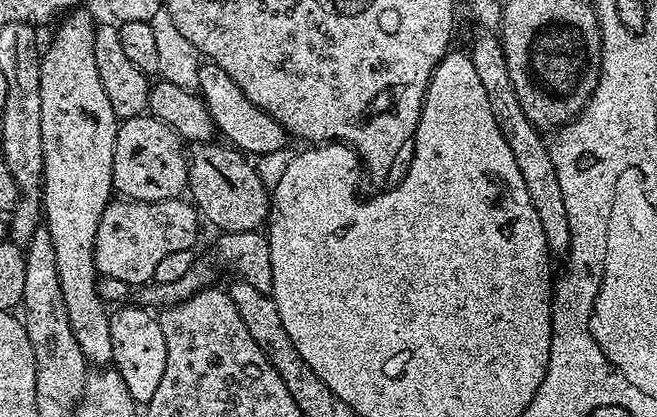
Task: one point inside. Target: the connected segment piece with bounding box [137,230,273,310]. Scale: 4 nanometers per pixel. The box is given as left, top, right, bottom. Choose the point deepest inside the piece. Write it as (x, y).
(245, 255)

